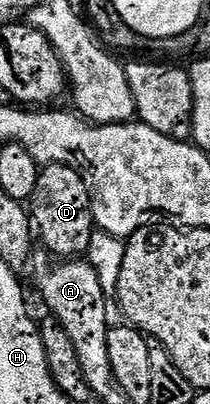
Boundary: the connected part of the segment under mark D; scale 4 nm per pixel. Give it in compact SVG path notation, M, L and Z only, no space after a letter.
M52 162L40 169L35 191L29 199L29 218L34 233L35 230L39 233L48 255L71 260L88 253L95 218L91 214L91 197L87 194L87 186L73 168Z

